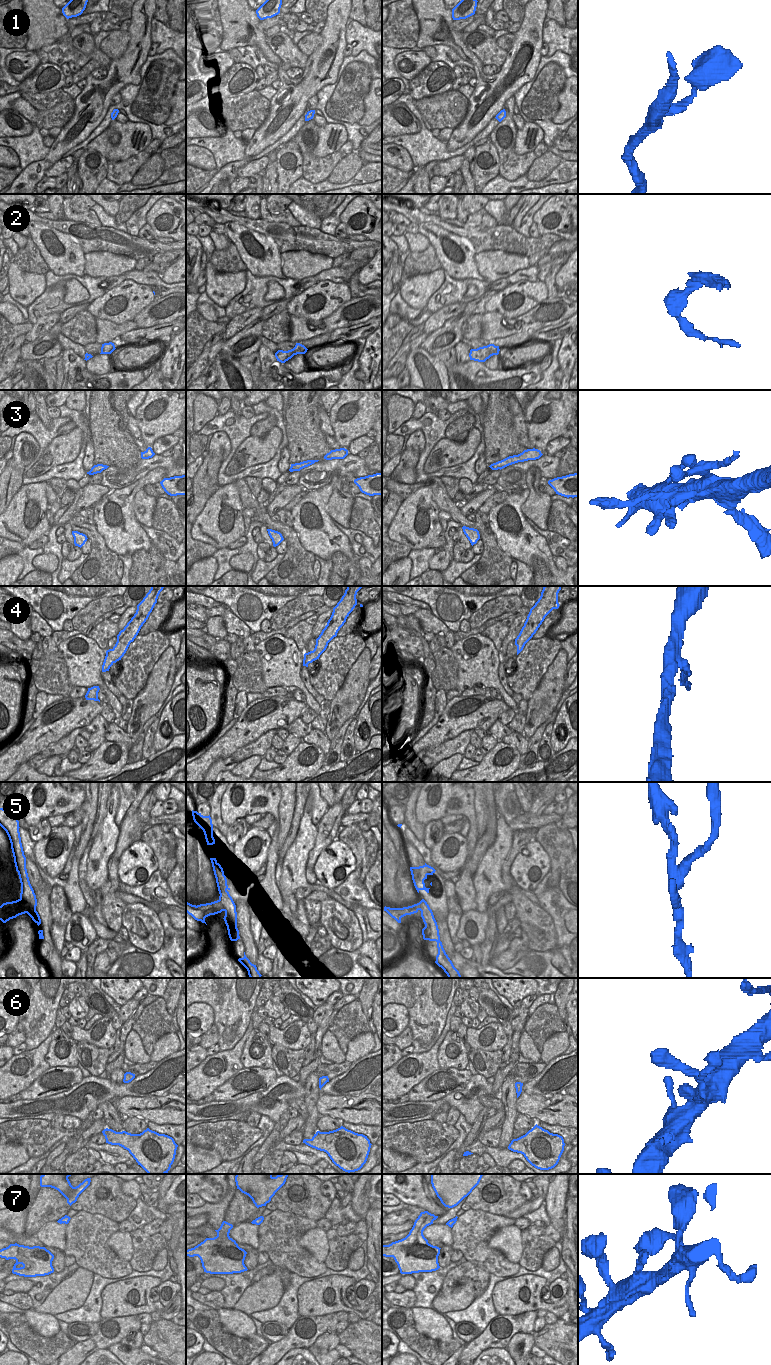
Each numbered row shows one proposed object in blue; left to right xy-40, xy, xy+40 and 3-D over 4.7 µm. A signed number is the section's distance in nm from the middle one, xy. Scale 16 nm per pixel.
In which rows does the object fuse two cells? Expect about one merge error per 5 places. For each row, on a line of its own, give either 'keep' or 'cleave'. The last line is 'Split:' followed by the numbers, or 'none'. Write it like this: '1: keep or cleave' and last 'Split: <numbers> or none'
1: keep
2: cleave
3: keep
4: cleave
5: cleave
6: keep
7: keep
Split: 2, 4, 5

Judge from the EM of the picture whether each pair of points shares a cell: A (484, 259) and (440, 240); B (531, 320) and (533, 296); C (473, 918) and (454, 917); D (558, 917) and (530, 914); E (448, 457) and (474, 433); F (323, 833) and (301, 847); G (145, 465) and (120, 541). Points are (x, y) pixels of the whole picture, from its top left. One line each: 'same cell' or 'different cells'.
A: different cells
B: different cells
C: different cells
D: different cells
E: same cell
F: different cells
G: different cells

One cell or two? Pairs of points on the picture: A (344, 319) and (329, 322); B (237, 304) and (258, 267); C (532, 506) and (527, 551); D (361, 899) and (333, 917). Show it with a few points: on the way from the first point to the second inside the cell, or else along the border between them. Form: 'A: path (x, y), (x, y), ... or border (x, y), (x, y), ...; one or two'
A: path (340, 319), (333, 322); one
B: border (247, 269), (256, 276), (276, 277); two
C: border (529, 494), (521, 506), (521, 512), (525, 517); two
D: border (352, 911), (362, 933); two

